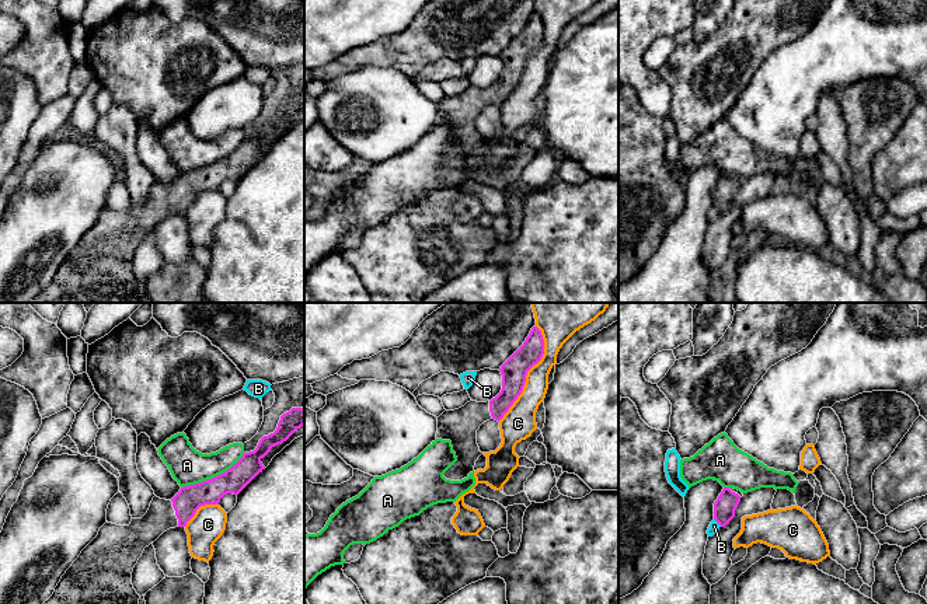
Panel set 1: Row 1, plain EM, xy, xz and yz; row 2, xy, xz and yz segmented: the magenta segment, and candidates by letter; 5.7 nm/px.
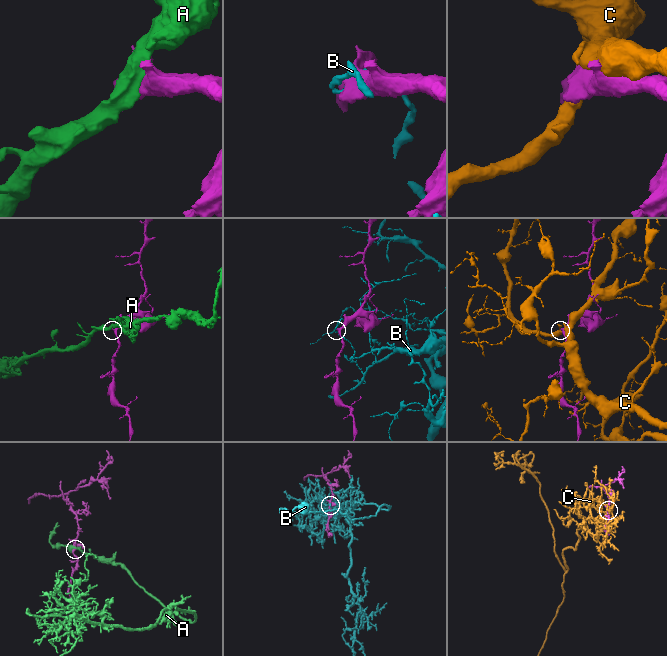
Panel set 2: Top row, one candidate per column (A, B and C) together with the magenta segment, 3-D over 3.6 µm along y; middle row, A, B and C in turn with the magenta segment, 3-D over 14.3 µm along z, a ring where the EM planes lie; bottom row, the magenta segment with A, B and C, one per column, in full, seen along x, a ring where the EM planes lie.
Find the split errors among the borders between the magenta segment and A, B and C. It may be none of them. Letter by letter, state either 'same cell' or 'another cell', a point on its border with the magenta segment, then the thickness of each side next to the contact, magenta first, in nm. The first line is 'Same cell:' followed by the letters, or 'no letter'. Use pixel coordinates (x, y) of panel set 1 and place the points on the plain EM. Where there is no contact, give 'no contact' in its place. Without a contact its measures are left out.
Same cell: no letter
A: another cell; meets magenta in xy at (212, 164); 150 nm thick on the magenta side, 200 nm on the other
B: another cell; meets magenta in yz at (718, 209); 130 nm thick on the magenta side, 60 nm on the other
C: another cell; meets magenta in xz at (526, 59); 150 nm thick on the magenta side, 160 nm on the other

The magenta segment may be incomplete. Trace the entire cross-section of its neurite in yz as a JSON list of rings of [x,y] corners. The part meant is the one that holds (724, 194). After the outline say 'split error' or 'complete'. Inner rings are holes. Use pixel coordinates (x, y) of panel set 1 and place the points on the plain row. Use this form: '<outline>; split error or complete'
[[[724,174],[714,189],[714,206],[725,213],[735,203],[735,196],[740,188],[740,182],[729,174]]]; complete

